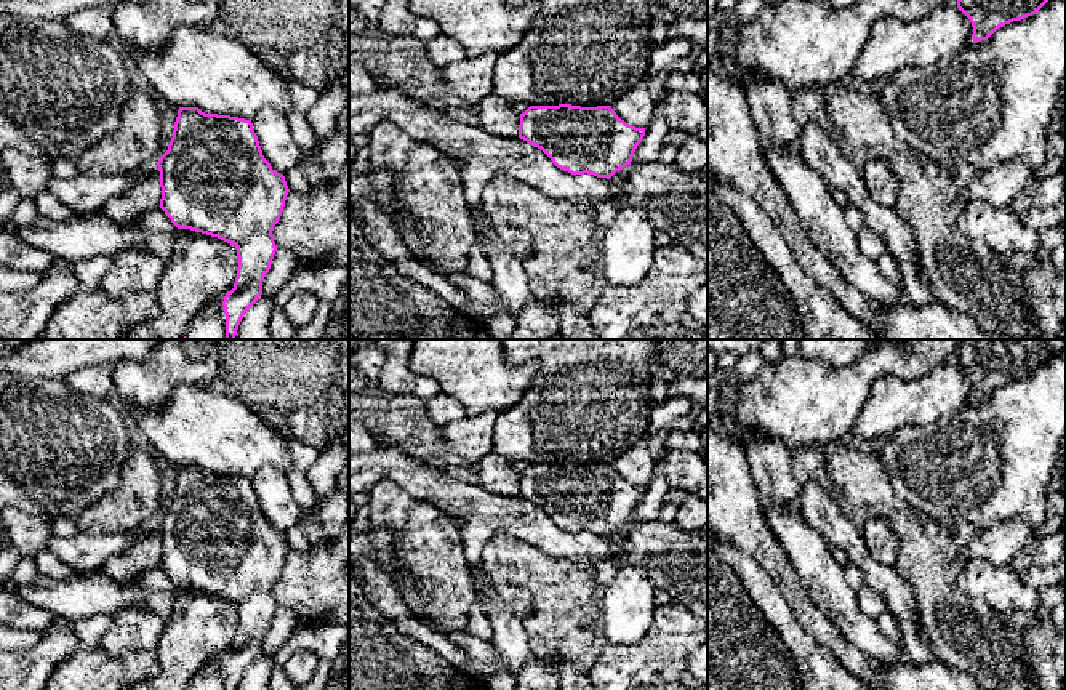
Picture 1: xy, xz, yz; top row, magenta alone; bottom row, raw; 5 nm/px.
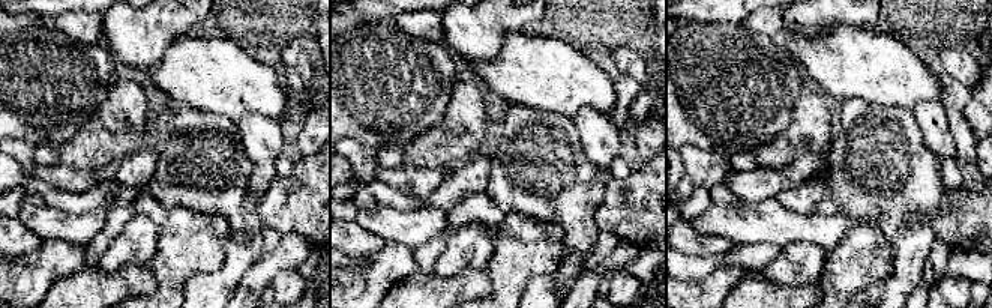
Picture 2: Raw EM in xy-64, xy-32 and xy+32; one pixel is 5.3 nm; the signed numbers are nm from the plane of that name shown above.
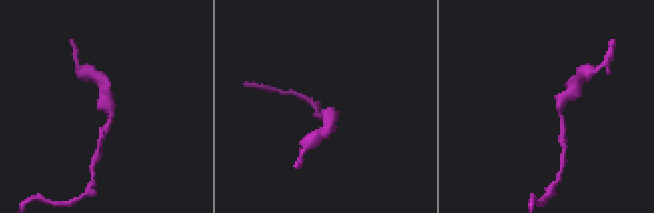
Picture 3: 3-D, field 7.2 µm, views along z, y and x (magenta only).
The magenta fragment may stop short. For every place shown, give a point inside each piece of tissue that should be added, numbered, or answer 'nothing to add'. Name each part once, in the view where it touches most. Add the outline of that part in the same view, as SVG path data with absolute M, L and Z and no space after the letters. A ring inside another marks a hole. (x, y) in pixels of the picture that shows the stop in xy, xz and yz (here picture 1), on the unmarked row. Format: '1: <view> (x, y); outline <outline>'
nothing to add

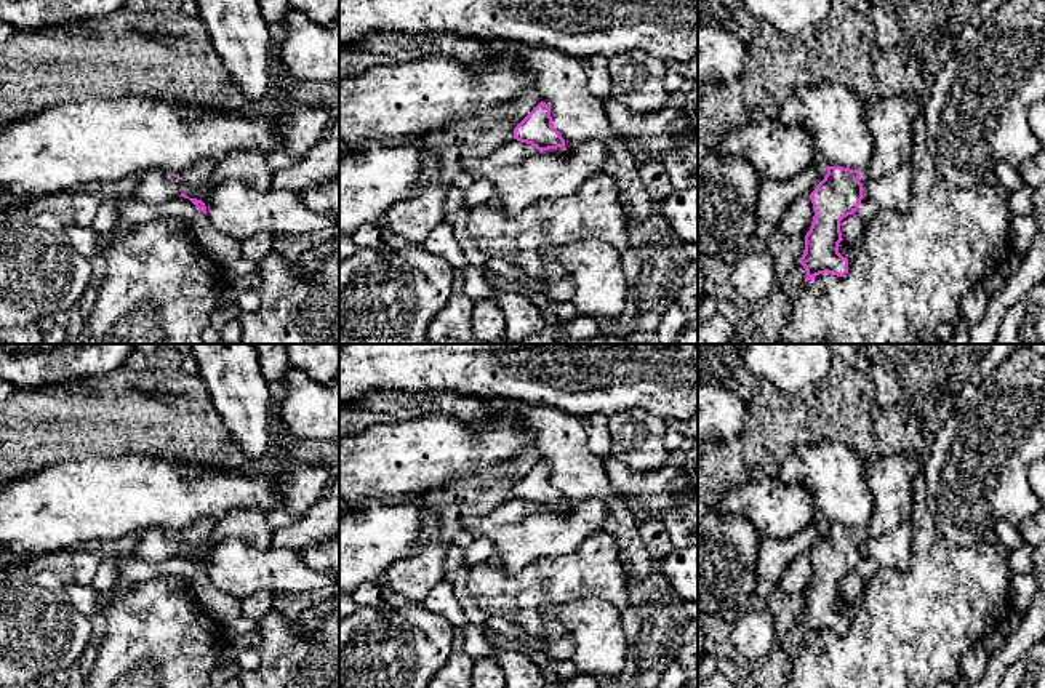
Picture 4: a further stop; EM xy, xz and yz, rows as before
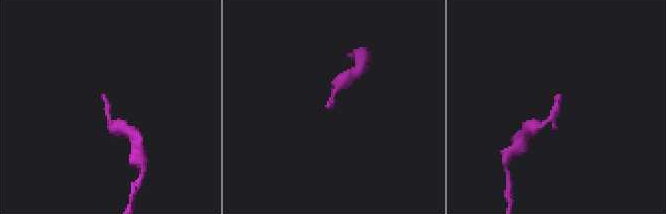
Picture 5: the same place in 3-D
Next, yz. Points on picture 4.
1: yz (890, 477); outline M915 450L866 462L866 478L874 491L874 514L859 530L861 542L883 536L912 518L912 478L922 467L923 459Z

